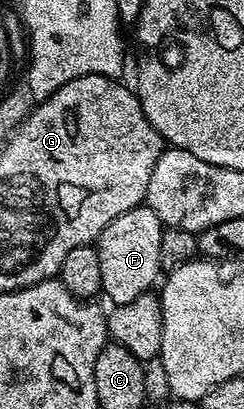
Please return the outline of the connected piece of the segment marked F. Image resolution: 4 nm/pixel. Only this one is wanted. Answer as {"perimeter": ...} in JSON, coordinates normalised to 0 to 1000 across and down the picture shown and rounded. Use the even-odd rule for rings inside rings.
{"perimeter":[[[598,504],[520,513],[520,523],[488,523],[488,533],[471,533],[471,543],[455,543],[439,562],[422,562],[389,604],[406,621],[414,714],[447,721],[451,746],[553,738],[553,729],[631,702],[627,692],[648,692],[668,665],[652,641],[652,582],[664,565],[660,538],[627,511]]]}

